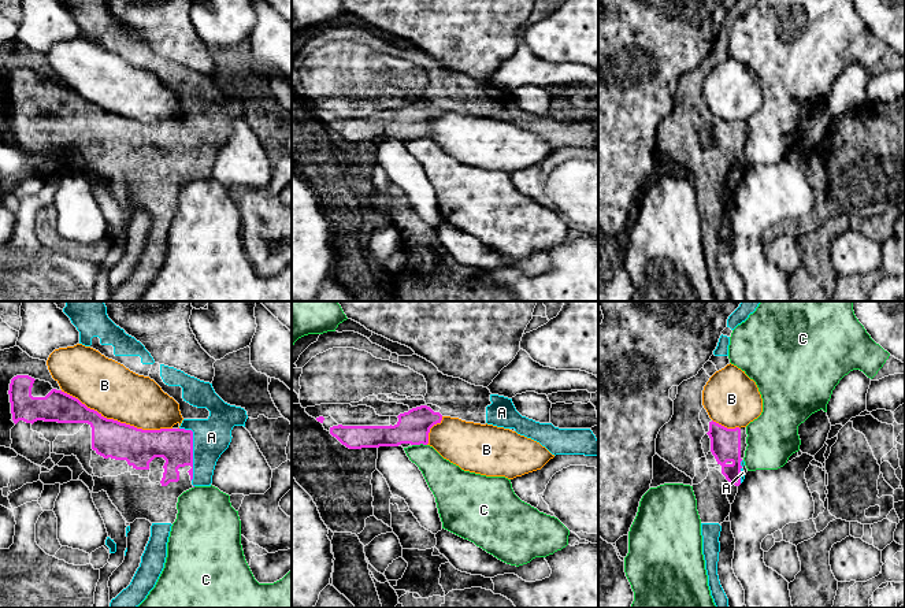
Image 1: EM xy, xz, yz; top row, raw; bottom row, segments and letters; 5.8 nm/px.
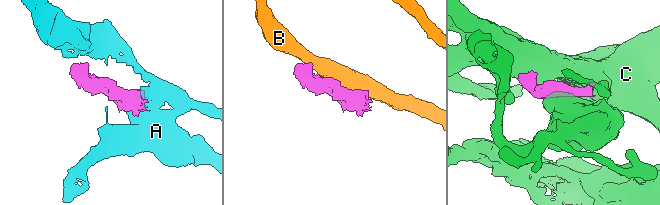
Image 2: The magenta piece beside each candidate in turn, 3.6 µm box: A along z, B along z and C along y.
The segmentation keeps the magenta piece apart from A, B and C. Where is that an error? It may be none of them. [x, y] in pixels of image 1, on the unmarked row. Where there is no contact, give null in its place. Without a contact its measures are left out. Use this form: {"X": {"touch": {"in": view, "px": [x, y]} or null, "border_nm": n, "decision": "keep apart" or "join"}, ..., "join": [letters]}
{"A": {"touch": {"in": "xy", "px": [192, 143]}, "border_nm": 320, "decision": "join"}, "B": {"touch": {"in": "xy", "px": [117, 114]}, "border_nm": 700, "decision": "keep apart"}, "C": {"touch": {"in": "xz", "px": [419, 137]}, "border_nm": 90, "decision": "keep apart"}, "join": ["A"]}

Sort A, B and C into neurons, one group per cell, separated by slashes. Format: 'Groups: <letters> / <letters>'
Groups: A / B / C

